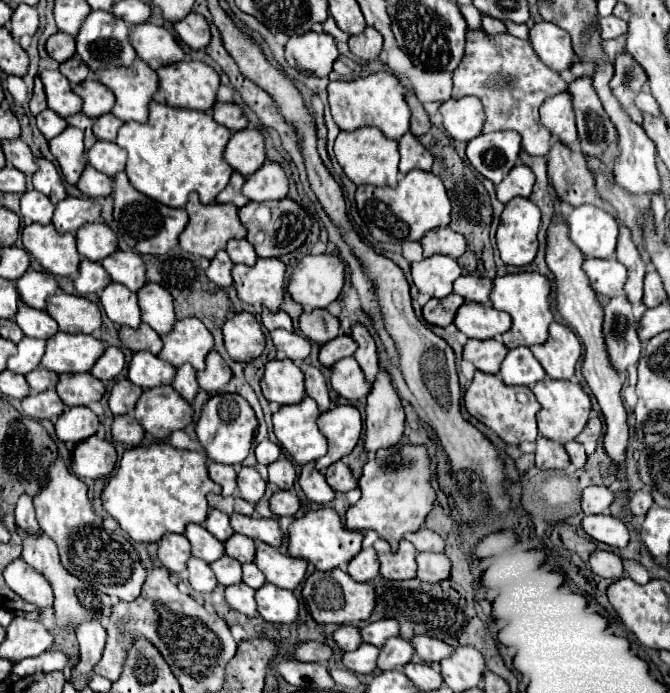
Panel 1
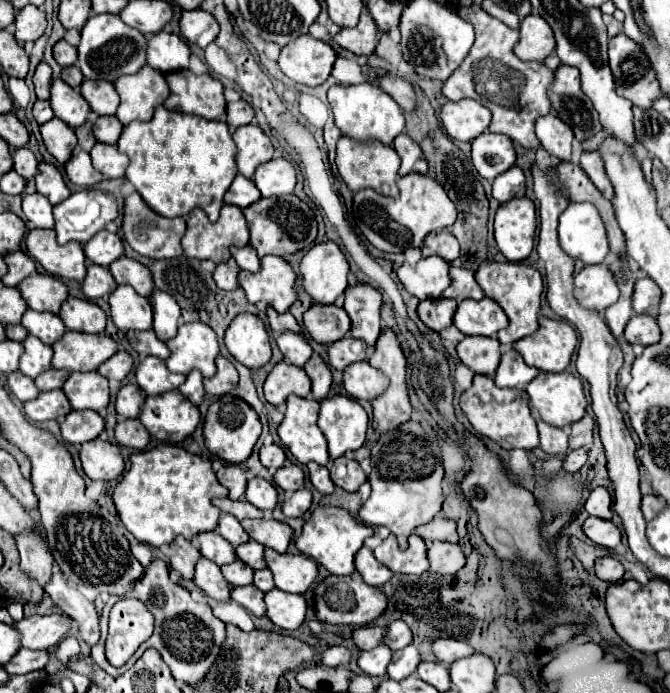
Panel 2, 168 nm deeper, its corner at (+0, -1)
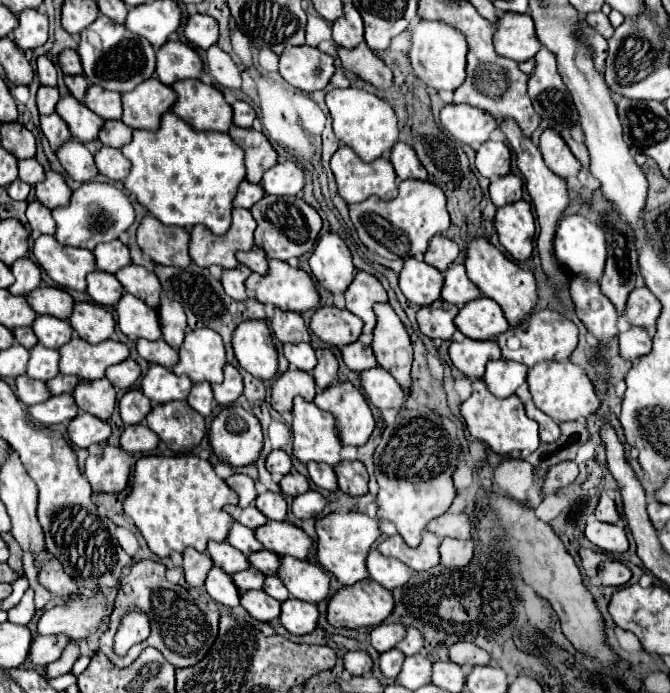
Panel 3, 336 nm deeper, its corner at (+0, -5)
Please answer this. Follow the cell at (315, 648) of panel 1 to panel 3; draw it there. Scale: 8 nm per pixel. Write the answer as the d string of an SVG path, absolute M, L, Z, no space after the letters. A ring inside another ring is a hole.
M362 651L346 653L342 661L344 661L344 669L350 675L366 675L372 669L372 659L368 657L368 653L362 653Z

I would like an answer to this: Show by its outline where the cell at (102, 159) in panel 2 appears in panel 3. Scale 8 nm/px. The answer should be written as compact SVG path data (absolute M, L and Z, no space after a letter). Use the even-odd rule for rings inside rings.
M102 147L96 155L94 155L96 167L102 175L106 175L112 181L122 181L128 177L130 173L130 161L122 155L120 149L114 147Z

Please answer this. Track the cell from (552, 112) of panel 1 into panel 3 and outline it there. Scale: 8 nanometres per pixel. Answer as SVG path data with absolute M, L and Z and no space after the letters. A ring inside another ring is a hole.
M552 127L544 129L544 133L540 135L538 147L542 151L542 157L544 157L546 165L558 177L568 179L568 177L574 177L580 171L580 163L576 161L576 157L572 157L572 151L568 149L566 141Z

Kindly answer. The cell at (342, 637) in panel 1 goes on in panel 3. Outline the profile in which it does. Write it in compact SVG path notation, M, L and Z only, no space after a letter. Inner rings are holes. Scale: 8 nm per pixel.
M378 625L370 631L370 643L378 653L384 653L396 647L404 637L404 625Z

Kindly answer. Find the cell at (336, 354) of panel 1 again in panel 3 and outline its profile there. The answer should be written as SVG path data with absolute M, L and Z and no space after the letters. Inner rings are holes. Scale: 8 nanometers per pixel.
M354 341L354 343L346 345L346 347L342 347L342 359L344 359L346 367L356 371L356 373L372 369L372 367L378 365L376 359L374 359L372 347L364 345L362 341Z

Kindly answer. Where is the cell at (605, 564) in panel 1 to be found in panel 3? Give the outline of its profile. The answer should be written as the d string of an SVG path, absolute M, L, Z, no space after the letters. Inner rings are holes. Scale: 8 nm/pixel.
M604 561L598 567L600 577L602 577L602 585L612 585L612 587L624 587L628 585L632 573L630 569L620 563L620 561Z

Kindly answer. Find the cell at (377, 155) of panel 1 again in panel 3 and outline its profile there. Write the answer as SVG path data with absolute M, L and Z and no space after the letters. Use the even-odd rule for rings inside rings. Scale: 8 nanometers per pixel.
M340 145L338 151L332 155L330 167L334 171L336 177L336 185L338 185L338 193L346 203L360 203L364 199L368 199L370 195L378 195L380 199L392 199L398 193L398 177L392 169L392 163L384 157L378 157L370 163L360 161L360 157L346 145Z

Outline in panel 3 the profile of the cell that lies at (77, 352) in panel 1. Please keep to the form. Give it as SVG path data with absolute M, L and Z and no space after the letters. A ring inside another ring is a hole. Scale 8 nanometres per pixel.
M76 335L58 351L60 351L60 373L76 375L88 381L104 377L106 367L116 365L128 357L128 347L120 341L106 339L102 343L92 345Z

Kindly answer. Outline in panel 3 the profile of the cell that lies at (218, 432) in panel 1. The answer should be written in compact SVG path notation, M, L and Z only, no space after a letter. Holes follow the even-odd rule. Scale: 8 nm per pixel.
M234 403L214 417L208 441L220 461L232 467L250 465L262 451L262 427L250 411Z

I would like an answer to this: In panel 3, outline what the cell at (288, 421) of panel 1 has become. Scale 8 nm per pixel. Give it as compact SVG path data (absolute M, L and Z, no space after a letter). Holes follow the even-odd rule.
M302 397L294 399L292 409L292 453L302 463L328 463L336 465L340 461L340 439L336 437L334 417L320 411L314 403Z

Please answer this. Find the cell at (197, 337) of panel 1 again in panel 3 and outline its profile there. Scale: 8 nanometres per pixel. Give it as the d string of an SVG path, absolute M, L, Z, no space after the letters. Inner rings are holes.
M208 329L188 331L182 347L178 349L180 361L172 367L176 375L188 375L192 383L222 381L222 367L226 363L226 351L222 337Z

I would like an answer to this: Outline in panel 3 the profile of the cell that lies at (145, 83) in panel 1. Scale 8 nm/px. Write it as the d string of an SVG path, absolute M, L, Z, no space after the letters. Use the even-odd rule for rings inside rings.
M150 77L148 81L136 85L136 89L122 95L122 123L126 123L132 129L156 131L162 113L166 113L174 103L174 89L160 83L156 77Z

